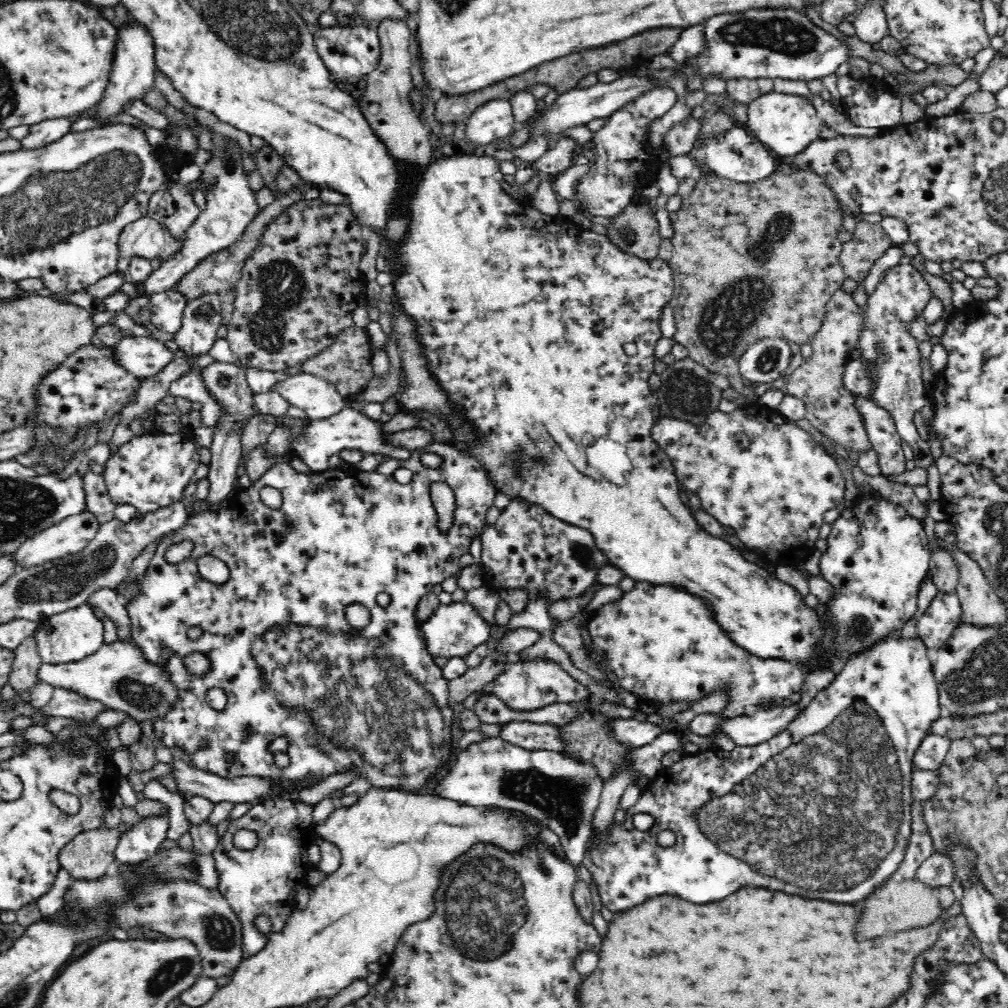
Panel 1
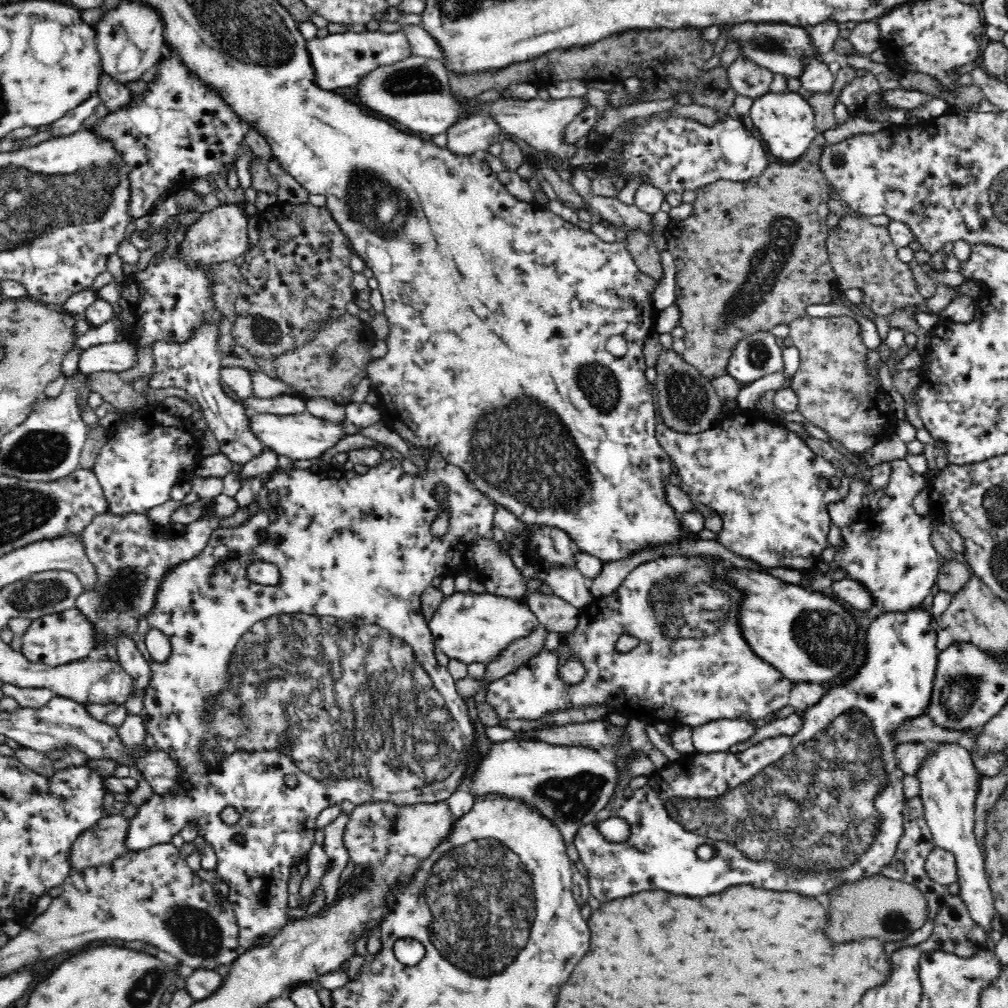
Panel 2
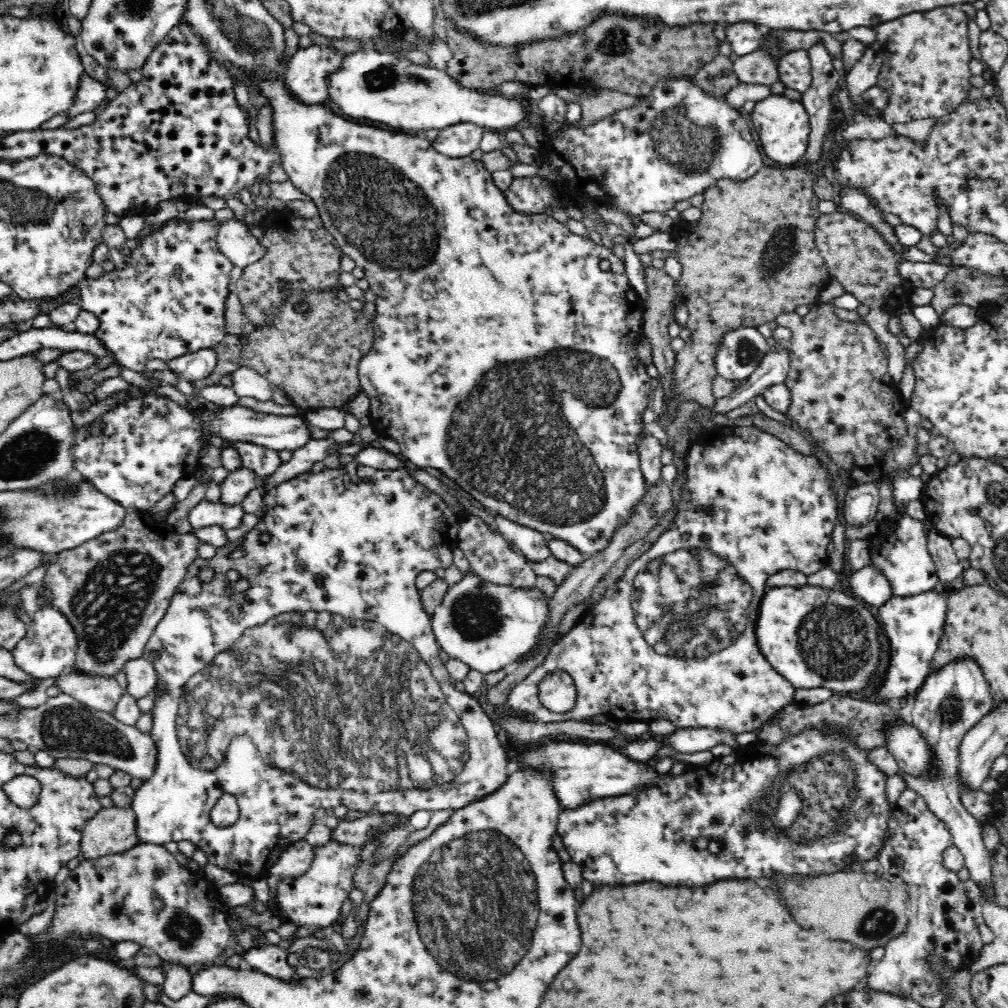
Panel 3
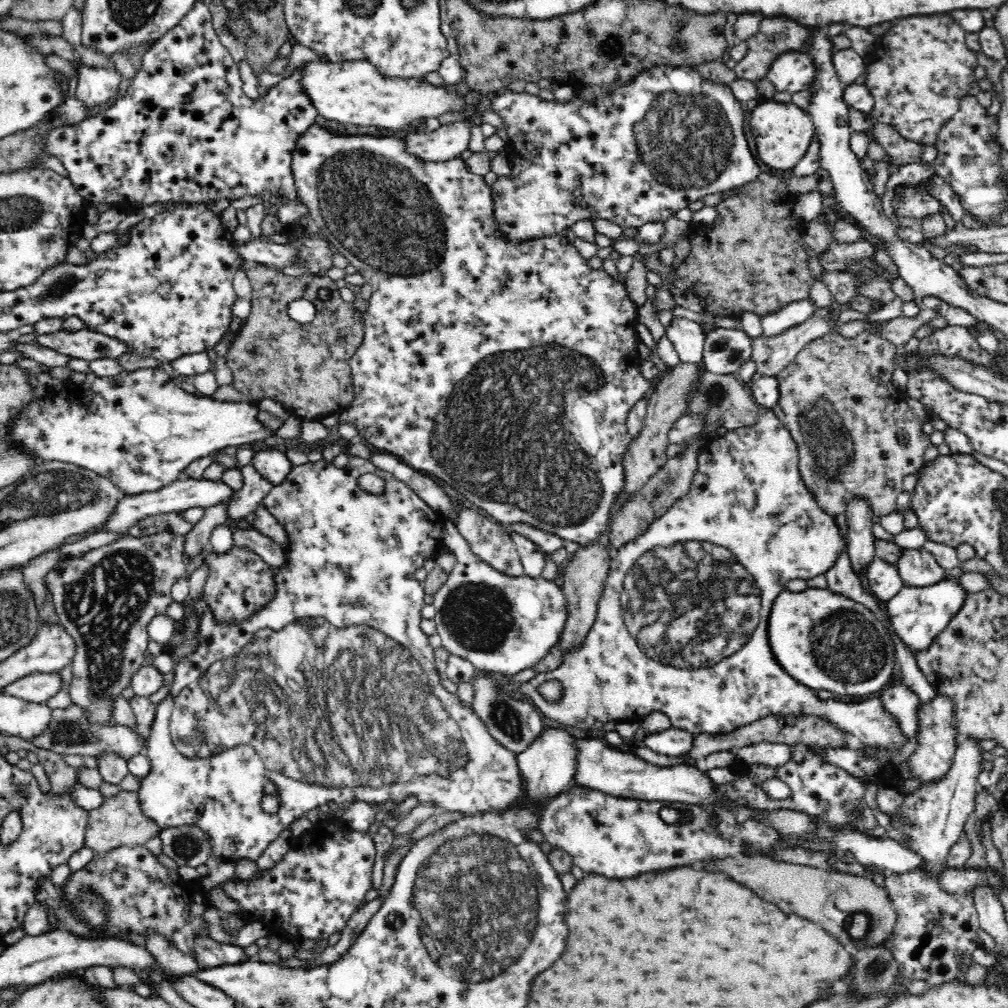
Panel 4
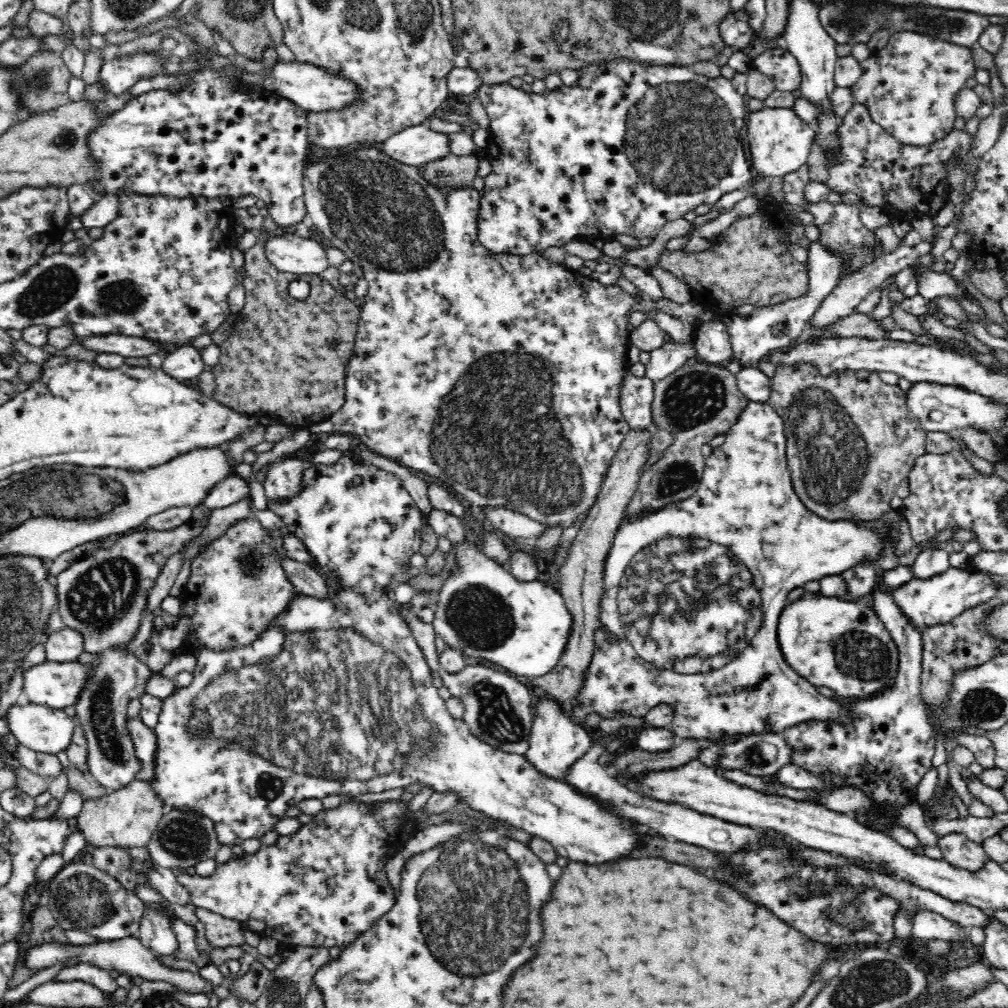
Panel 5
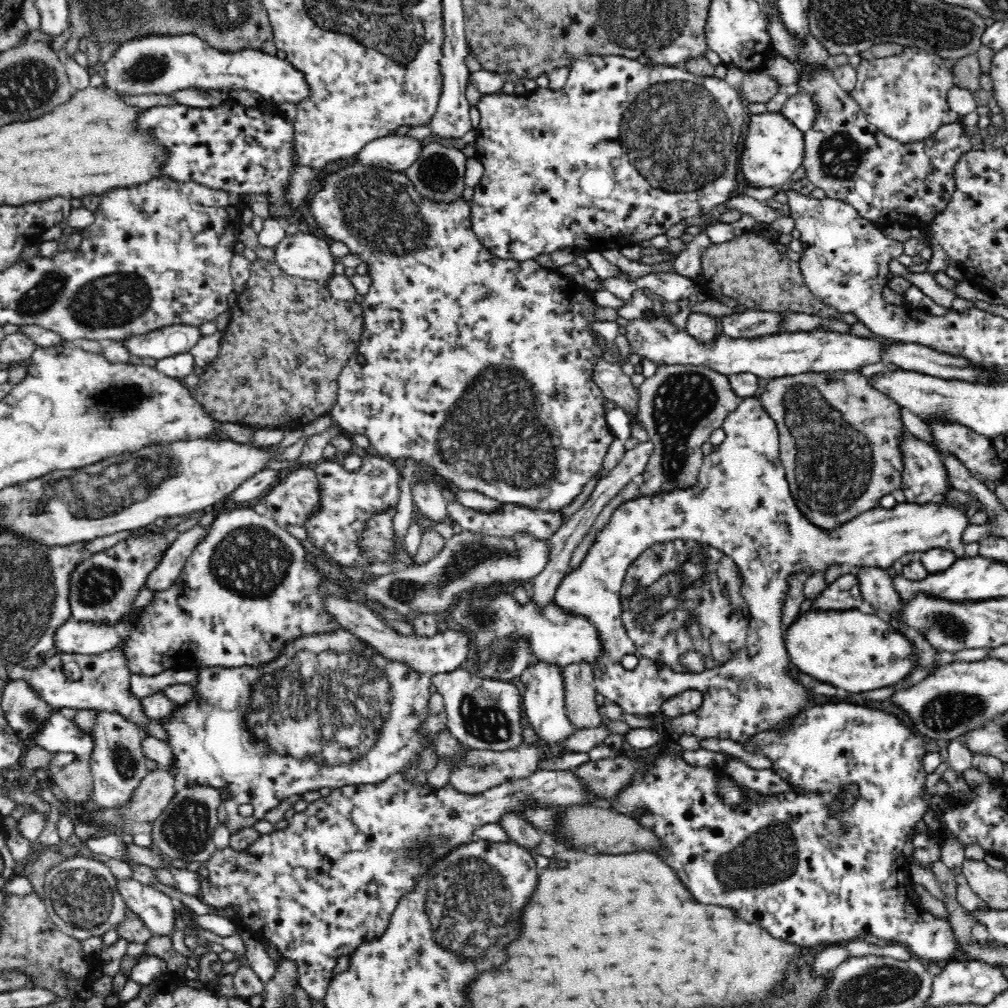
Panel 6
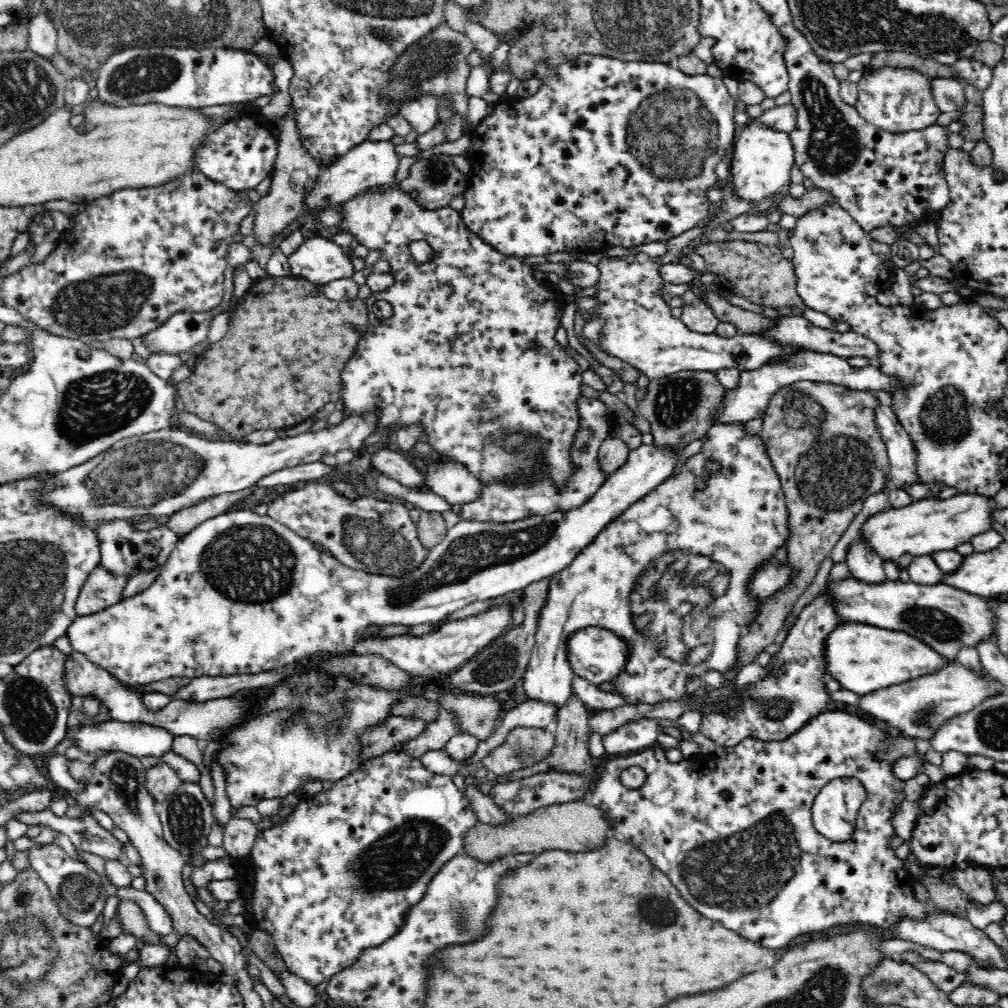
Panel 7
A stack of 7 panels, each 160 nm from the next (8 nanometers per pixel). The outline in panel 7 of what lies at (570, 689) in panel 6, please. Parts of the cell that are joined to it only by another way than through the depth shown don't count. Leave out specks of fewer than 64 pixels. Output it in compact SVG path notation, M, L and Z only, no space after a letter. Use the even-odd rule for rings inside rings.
M572 692L570 698L568 698L567 704L564 704L562 708L559 708L556 712L556 748L552 750L552 754L542 760L542 762L536 762L534 766L530 768L522 768L522 770L516 770L512 774L506 774L507 781L519 781L522 778L530 777L536 773L546 771L568 771L572 773L584 773L585 770L590 770L592 756L589 753L587 747L589 737L589 722L591 715L594 711L587 705L577 694Z

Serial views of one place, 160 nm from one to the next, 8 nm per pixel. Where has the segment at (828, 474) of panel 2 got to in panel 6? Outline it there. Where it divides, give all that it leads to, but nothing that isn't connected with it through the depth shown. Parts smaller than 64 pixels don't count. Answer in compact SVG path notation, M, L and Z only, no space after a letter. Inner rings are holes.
M749 396L731 412L724 421L722 428L726 439L719 446L713 446L713 451L704 458L704 465L700 468L699 484L684 492L675 491L668 495L634 498L620 504L612 513L610 520L603 530L596 535L595 543L592 544L586 557L576 570L571 570L561 580L553 597L572 613L584 615L597 630L597 638L601 643L601 653L593 664L593 679L595 691L604 696L610 702L620 706L623 712L652 716L659 712L660 706L668 700L687 690L696 690L702 694L702 704L694 712L678 716L667 721L667 728L678 736L695 736L700 740L720 738L720 740L732 740L744 745L746 740L754 738L762 732L776 731L782 722L789 722L802 714L808 708L816 707L816 694L813 689L798 682L790 672L790 660L788 660L787 648L782 632L782 608L786 595L790 590L790 578L808 578L816 572L826 572L832 567L840 567L845 570L862 570L876 568L892 571L895 561L902 556L913 553L915 555L930 550L929 548L943 548L951 551L957 560L967 558L964 552L962 534L970 524L968 515L951 506L939 506L939 504L897 503L894 508L876 507L872 511L864 512L844 524L827 529L812 523L802 512L792 497L791 485L788 483L786 469L781 464L779 454L779 429L777 422L771 418L770 413L764 409L764 403L757 396ZM634 654L638 657L638 666L631 671L625 670L622 658ZM530 664L519 678L525 684L523 696L523 708L528 722L532 724L532 730L536 734L536 748L541 752L541 760L560 760L564 752L569 752L566 742L579 730L566 712L565 695L561 683L560 667L551 664Z

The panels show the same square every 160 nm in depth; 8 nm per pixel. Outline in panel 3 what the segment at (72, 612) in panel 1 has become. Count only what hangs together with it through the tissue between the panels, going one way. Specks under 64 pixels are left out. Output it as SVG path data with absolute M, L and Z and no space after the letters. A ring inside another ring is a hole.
M56 606L38 610L30 617L25 635L12 650L16 665L20 665L24 671L32 673L32 676L40 680L55 677L64 670L73 668L78 651L78 635L68 617Z

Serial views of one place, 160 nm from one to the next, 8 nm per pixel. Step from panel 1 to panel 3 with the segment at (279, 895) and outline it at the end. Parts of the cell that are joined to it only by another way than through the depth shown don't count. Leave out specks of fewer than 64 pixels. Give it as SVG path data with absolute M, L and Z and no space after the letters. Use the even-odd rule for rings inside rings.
M358 466L357 475L360 480L354 482L344 467L320 472L310 470L269 488L264 492L265 512L259 523L239 540L227 540L224 546L216 547L212 558L197 557L186 569L180 584L177 584L165 615L153 628L143 648L145 657L156 654L152 660L157 685L154 707L151 709L153 726L150 735L158 749L158 766L156 774L148 782L136 784L132 800L131 809L136 821L135 837L139 844L163 845L165 842L189 840L204 851L208 863L237 876L245 876L251 882L256 878L267 877L270 868L276 866L288 846L306 841L308 830L314 826L314 811L318 808L346 806L356 812L378 810L409 817L416 810L427 810L430 813L435 810L456 810L492 792L508 778L511 771L508 766L508 745L499 742L495 723L482 710L476 698L455 687L445 663L438 655L441 648L431 627L431 616L425 611L420 590L416 587L416 578L422 572L446 571L454 566L452 550L459 547L461 522L468 513L457 516L458 510L454 510L450 504L446 506L446 500L432 492L428 486L419 484L406 467L380 470ZM262 532L270 535L268 542L264 543L260 539ZM238 546L244 548L246 554L240 558L230 558ZM204 567L214 570L214 578L210 582L203 582L199 577ZM233 575L247 580L247 588L232 591L229 579ZM302 676L309 684L304 682ZM346 706L354 714L353 717L342 713ZM284 712L292 712L292 716L284 718ZM226 793L236 796L240 820L224 828L216 826L210 814L218 799Z

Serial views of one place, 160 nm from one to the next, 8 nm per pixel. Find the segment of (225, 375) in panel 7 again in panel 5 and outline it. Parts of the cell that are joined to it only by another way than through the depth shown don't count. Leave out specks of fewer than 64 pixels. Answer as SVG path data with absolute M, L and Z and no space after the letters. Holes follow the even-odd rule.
M260 229L257 232L257 241L254 247L245 250L245 267L244 267L244 280L243 286L245 288L245 304L237 314L235 320L234 330L232 330L232 336L225 340L220 346L221 356L218 364L210 368L213 373L214 380L216 382L216 388L212 397L236 411L244 411L244 413L252 413L255 416L262 416L262 413L272 414L276 416L284 425L288 427L296 427L299 429L309 429L312 424L321 423L326 420L335 412L338 412L342 408L346 399L346 372L347 364L353 354L355 346L355 336L357 335L357 326L359 323L359 316L361 313L361 307L356 305L353 300L344 297L344 293L336 290L326 278L322 278L320 274L294 274L288 272L280 272L276 267L271 265L266 255L266 244L268 238L268 230ZM294 280L304 280L310 286L310 294L304 300L294 299L288 293L288 285Z

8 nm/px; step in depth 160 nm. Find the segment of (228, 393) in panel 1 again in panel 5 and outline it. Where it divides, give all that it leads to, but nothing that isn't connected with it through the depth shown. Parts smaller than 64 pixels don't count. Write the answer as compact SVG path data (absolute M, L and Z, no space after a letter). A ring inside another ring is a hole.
M193 522L164 531L134 530L115 537L115 544L110 548L97 549L90 556L70 564L67 570L56 576L56 609L59 611L60 618L68 628L75 630L81 636L84 654L94 656L94 660L87 664L89 666L87 677L76 700L74 719L80 722L80 730L84 732L84 738L86 738L88 770L109 792L122 788L134 780L135 774L141 767L128 734L126 709L130 701L140 699L146 694L144 683L152 674L152 669L128 646L136 642L142 618L147 613L150 590L154 588L167 561L187 540L194 539L201 532L199 525Z

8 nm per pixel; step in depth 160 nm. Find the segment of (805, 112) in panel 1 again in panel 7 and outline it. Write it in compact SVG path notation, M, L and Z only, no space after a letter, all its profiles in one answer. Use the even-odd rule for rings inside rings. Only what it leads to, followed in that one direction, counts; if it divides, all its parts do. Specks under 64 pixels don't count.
M756 118L742 130L734 144L732 172L728 175L739 198L757 203L789 184L794 162L794 145L789 132L776 130Z

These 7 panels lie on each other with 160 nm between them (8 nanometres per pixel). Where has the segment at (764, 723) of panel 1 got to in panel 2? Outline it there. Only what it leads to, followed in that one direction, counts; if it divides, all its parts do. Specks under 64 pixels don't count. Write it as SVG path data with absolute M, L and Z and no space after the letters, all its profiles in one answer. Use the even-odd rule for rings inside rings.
M737 718L713 720L692 729L692 743L698 753L726 752L732 744L748 742L758 734L756 722Z

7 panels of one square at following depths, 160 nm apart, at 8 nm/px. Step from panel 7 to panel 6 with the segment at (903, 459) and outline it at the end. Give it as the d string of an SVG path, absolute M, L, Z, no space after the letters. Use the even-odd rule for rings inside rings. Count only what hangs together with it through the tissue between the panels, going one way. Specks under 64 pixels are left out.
M909 434L903 445L903 456L905 456L905 467L904 472L902 472L903 484L901 485L901 489L906 496L906 503L917 504L918 506L924 506L924 504L951 506L952 508L955 508L955 510L959 510L968 516L976 512L984 512L984 514L988 514L988 510L986 510L984 505L982 505L981 508L976 508L976 510L974 510L974 508L970 508L968 504L960 504L960 502L948 498L948 492L954 490L954 486L950 481L951 476L948 475L948 469L946 469L946 466L944 465L943 458L939 456L932 446Z

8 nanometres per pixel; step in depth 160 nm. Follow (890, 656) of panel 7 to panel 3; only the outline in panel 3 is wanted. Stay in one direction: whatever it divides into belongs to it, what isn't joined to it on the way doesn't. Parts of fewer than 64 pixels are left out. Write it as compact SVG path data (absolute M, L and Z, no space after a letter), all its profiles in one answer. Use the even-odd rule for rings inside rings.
M772 586L772 588L765 588L764 594L761 596L758 616L756 619L756 644L761 652L762 656L765 656L765 659L772 665L772 668L776 670L776 672L783 676L794 688L827 688L831 691L836 692L853 692L865 690L870 684L872 684L872 680L874 680L874 674L876 672L876 668L880 662L880 652L884 651L885 648L880 646L882 642L880 638L882 636L878 635L878 624L876 619L873 617L872 613L868 611L866 607L864 607L861 601L856 600L854 597L850 597L846 595L841 589L827 589L820 588L819 586Z

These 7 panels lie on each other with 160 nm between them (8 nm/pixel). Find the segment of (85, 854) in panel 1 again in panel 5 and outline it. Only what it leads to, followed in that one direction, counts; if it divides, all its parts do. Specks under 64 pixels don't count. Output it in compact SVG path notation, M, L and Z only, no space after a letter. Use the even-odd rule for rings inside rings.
M134 778L134 780L122 788L108 792L106 795L98 797L97 799L88 799L84 802L84 806L78 812L76 819L78 819L79 832L85 837L86 844L91 844L91 846L98 848L136 848L147 846L148 842L152 840L152 834L156 830L157 822L165 813L162 808L161 800L151 791L151 781L136 780Z

